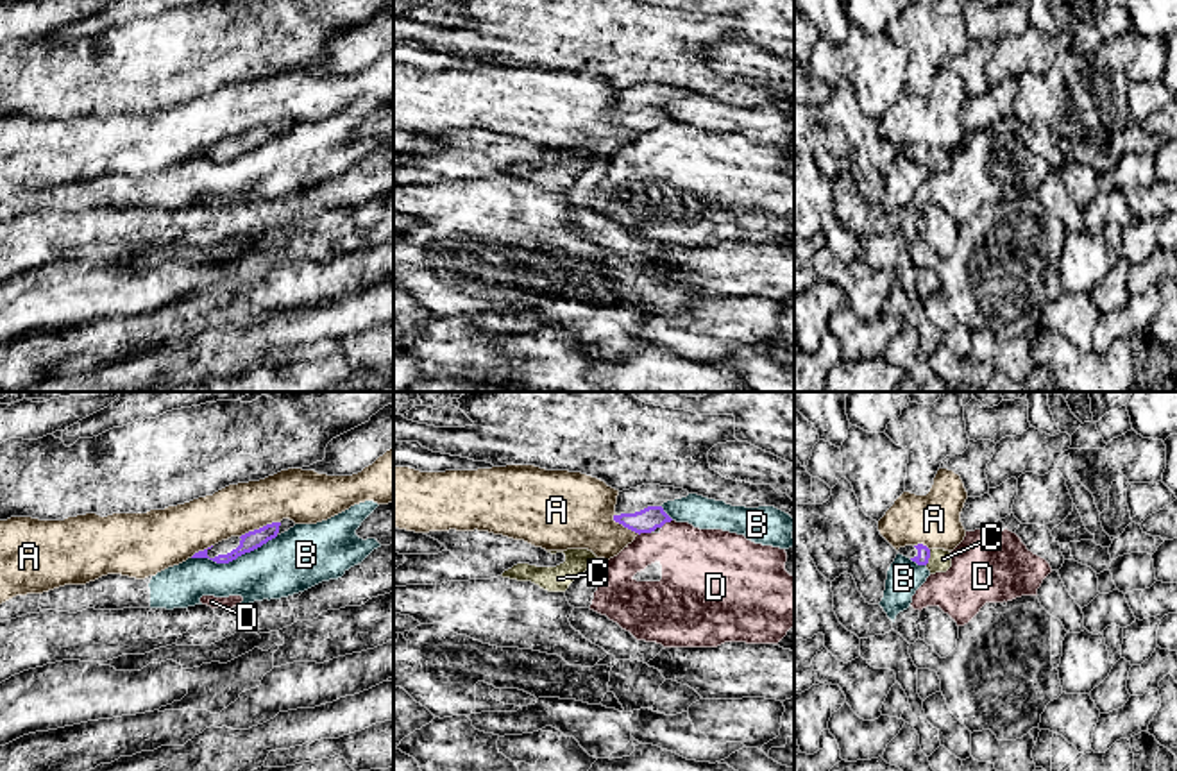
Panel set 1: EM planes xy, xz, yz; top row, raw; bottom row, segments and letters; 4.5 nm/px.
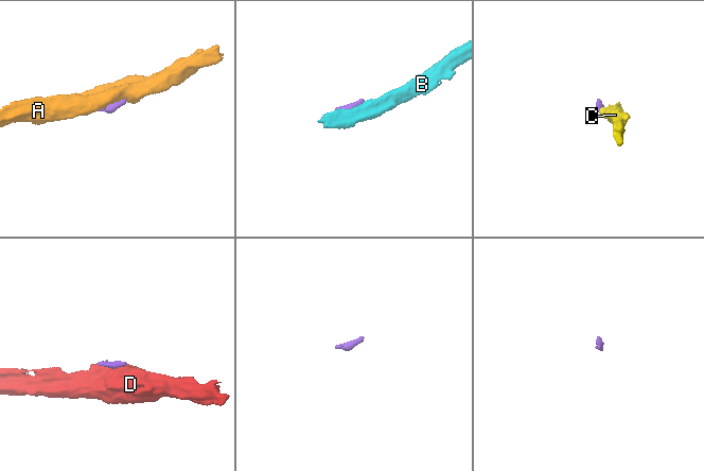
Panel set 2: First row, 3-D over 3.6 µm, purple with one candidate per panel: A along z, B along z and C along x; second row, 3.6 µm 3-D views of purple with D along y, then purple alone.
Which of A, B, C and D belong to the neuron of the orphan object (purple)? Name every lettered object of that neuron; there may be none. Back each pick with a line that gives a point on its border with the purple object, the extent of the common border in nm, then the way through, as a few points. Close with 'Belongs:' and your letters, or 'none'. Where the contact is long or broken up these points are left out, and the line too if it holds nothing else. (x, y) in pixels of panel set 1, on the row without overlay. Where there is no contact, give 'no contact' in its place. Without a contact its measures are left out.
C: meets purple in yz at (929, 156); contact 80 nm long; runs through yz (923, 152), (929, 156), (939, 160)
Belongs: C

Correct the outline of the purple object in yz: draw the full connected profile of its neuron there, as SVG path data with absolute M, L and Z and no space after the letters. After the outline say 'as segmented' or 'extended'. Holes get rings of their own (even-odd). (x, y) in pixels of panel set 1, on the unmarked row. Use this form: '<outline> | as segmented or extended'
M918 143L900 147L898 152L910 157L918 165L925 165L930 174L946 172L952 166L952 152L944 148L928 148L927 145Z | extended

